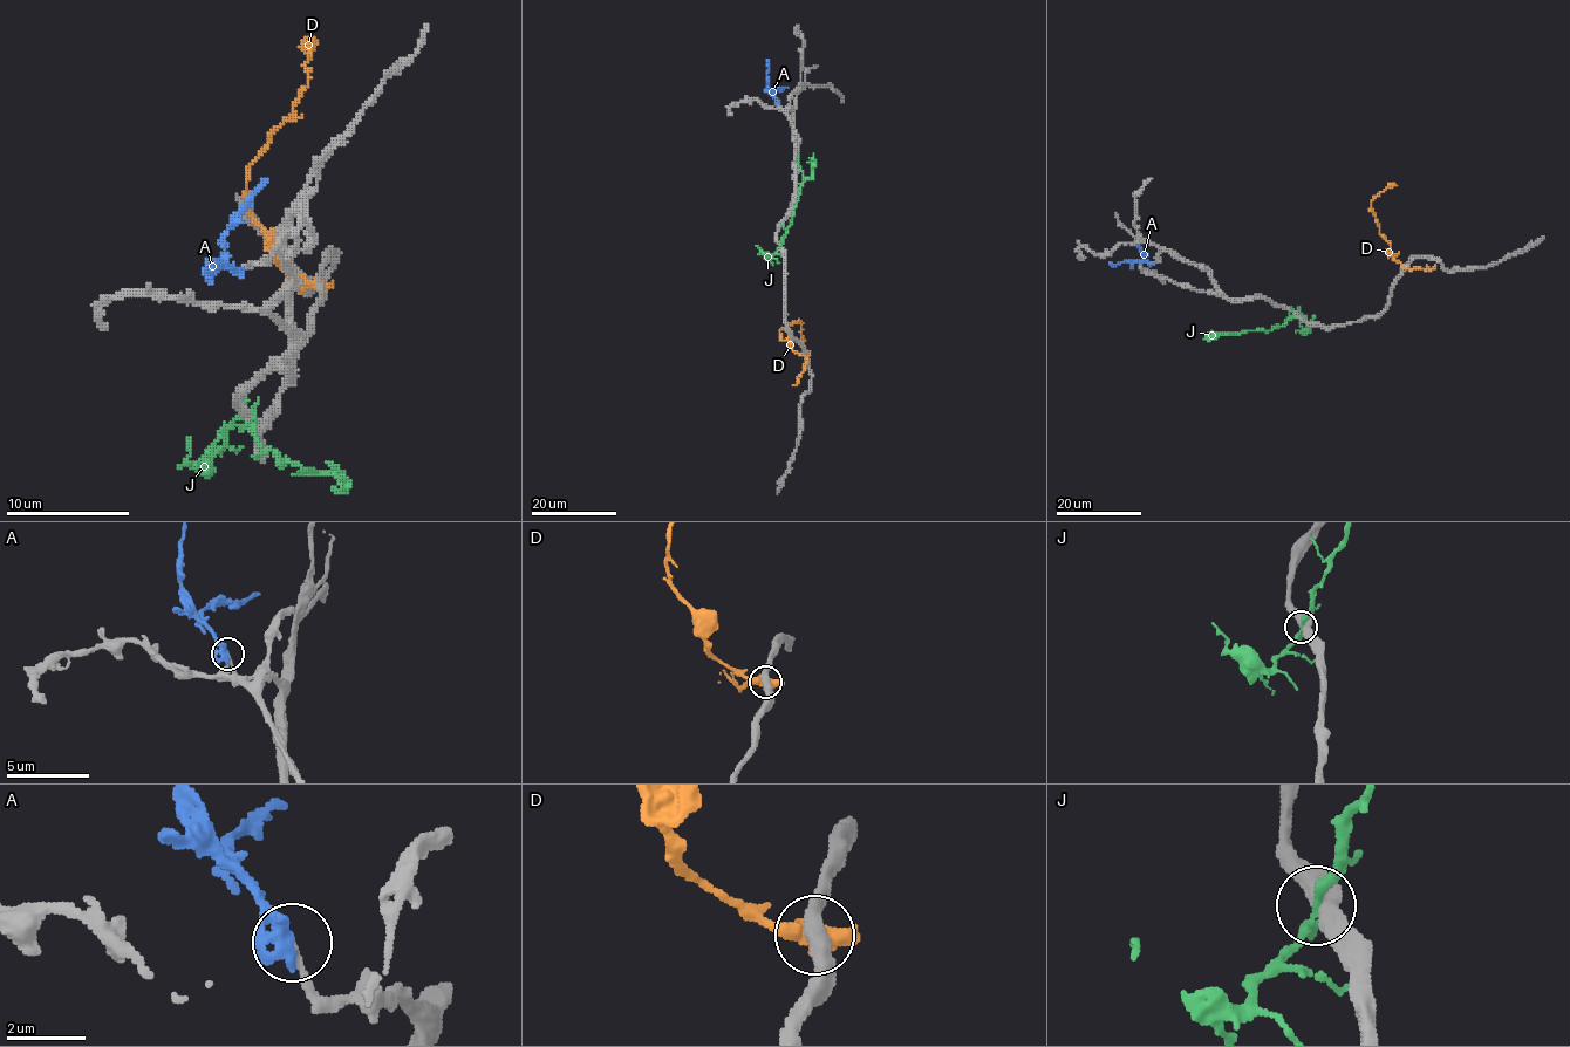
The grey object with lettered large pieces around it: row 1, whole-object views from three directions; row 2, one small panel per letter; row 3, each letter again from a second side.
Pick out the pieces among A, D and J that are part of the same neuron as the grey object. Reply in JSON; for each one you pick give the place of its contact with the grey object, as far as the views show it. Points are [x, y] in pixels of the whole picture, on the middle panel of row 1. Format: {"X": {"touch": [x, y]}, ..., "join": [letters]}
{"A": {"touch": [779, 102]}, "join": ["A"]}

